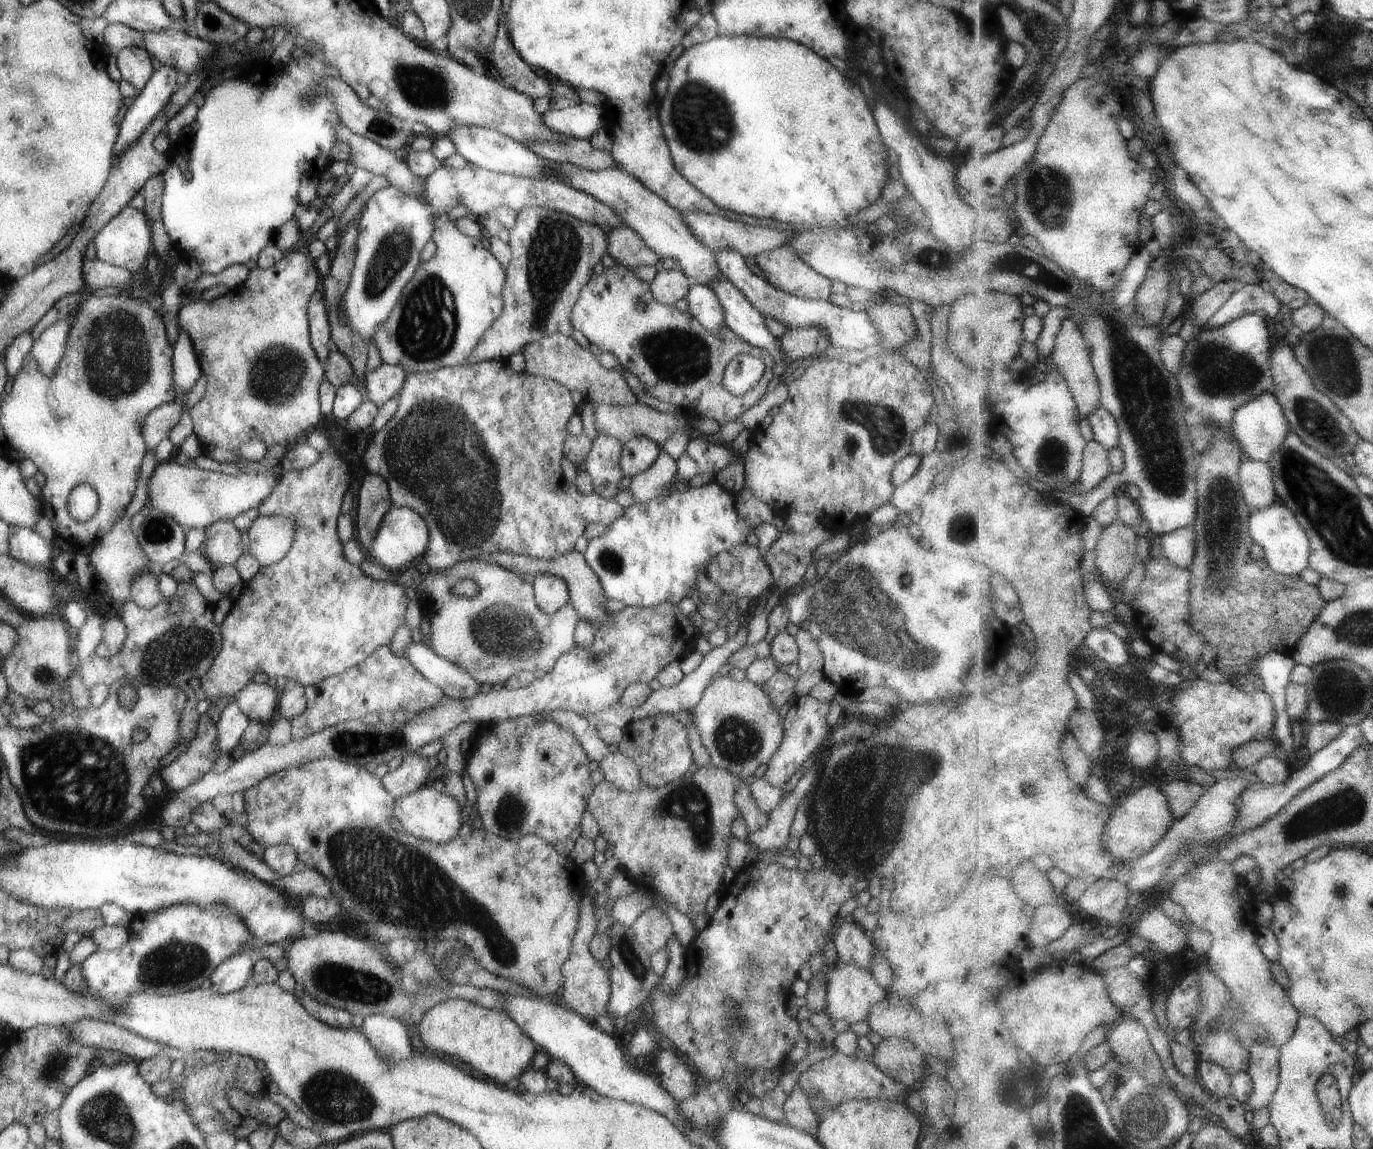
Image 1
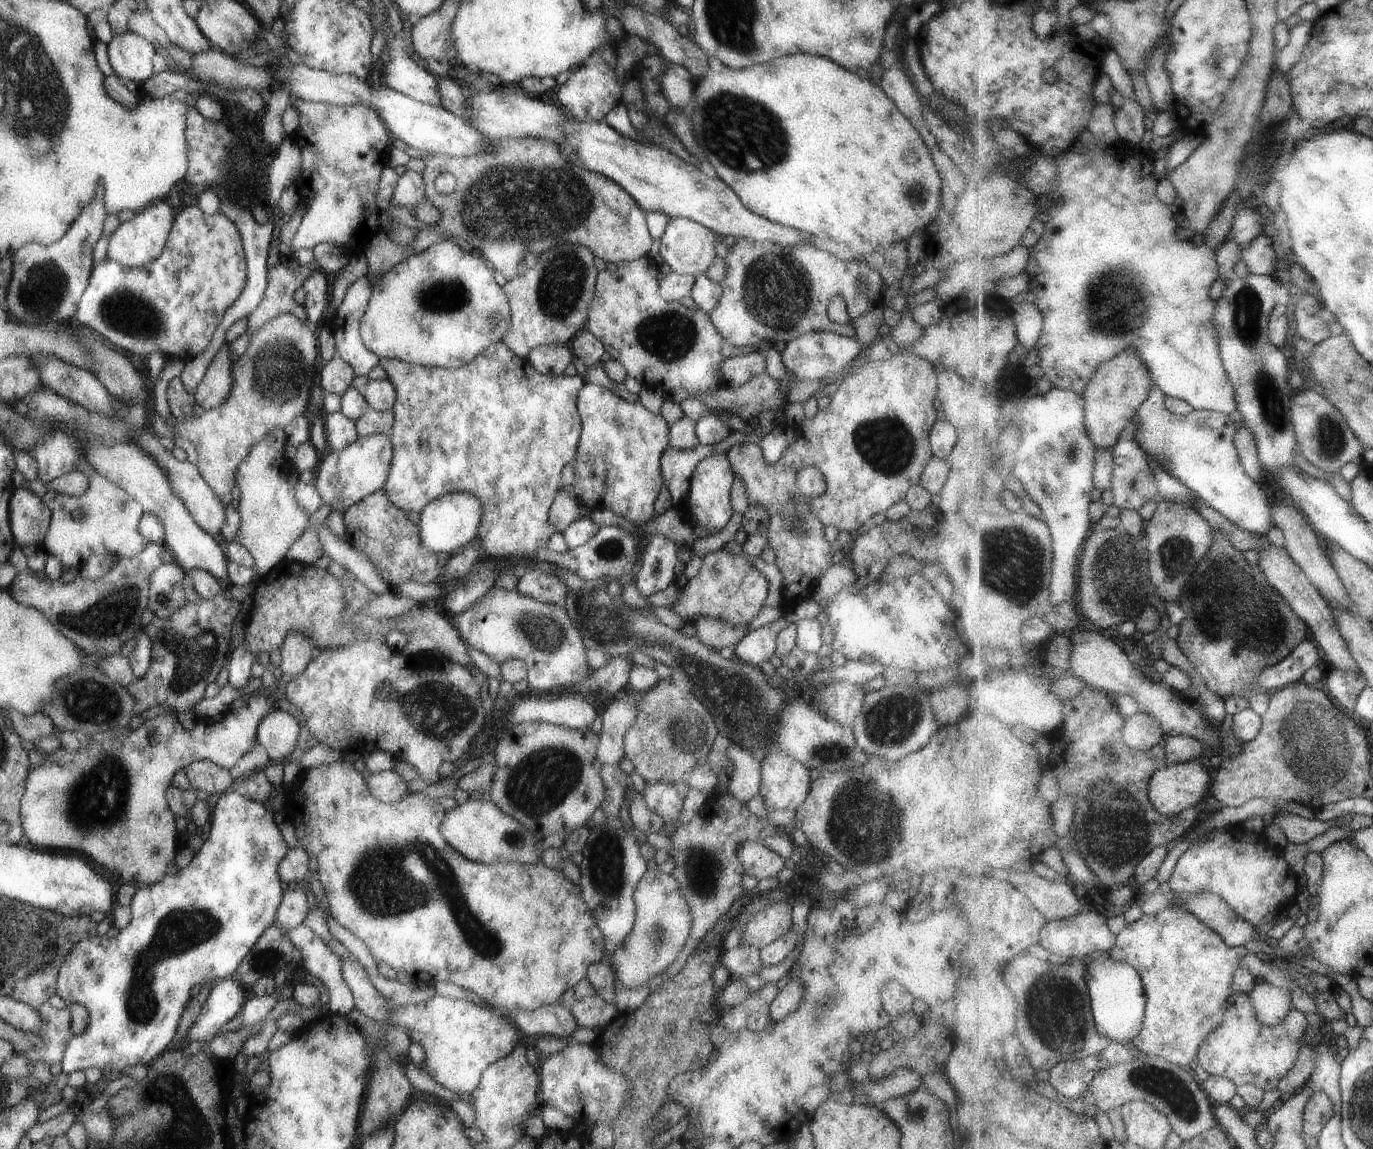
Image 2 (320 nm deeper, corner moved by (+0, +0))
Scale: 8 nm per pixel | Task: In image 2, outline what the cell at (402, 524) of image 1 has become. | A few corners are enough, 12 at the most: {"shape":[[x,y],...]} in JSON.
{"shape":[[448,493],[420,512],[416,535],[435,555],[472,544],[482,505]]}

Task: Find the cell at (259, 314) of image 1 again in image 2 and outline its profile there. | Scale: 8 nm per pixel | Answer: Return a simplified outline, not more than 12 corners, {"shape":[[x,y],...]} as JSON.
{"shape":[[279,314],[233,361],[231,389],[158,436],[193,444],[222,508],[255,442],[303,413],[315,331]]}

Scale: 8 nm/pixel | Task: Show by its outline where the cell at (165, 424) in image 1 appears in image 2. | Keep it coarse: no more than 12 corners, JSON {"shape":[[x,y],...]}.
{"shape":[[224,343],[191,394],[194,404],[220,406],[232,384]]}

